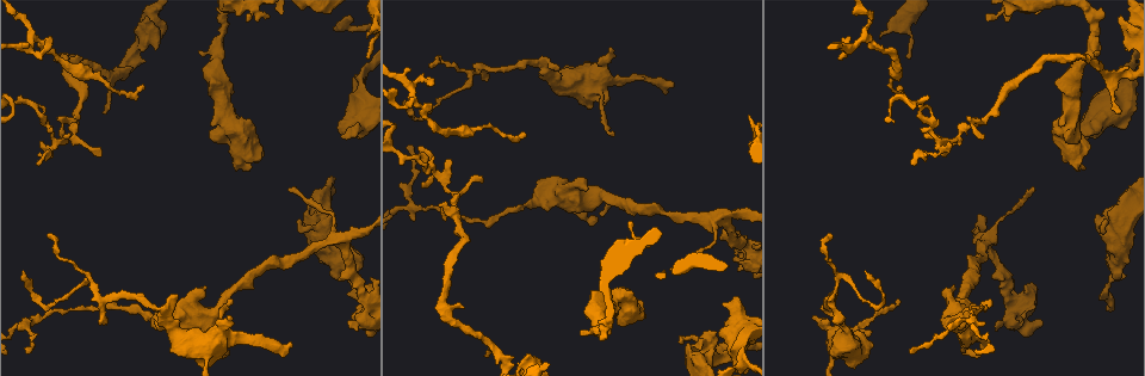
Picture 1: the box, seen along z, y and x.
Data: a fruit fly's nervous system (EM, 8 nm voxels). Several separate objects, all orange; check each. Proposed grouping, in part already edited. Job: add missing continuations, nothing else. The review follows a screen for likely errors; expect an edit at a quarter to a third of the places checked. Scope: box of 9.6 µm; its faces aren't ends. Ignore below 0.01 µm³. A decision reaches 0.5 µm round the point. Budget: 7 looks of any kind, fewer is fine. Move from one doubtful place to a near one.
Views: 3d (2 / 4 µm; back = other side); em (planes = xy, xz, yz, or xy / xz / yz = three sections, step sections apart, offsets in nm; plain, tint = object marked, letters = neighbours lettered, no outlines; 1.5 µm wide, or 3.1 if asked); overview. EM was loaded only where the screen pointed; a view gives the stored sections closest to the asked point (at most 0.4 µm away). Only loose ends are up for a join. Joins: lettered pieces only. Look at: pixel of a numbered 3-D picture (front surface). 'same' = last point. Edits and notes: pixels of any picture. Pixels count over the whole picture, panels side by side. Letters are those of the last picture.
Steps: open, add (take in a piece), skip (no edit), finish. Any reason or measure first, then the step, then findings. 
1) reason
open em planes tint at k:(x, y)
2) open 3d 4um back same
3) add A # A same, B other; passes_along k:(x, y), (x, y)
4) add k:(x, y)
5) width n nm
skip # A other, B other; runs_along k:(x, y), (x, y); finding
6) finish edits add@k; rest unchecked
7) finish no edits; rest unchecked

thin end
open 3d 2um at 1:(851, 39)

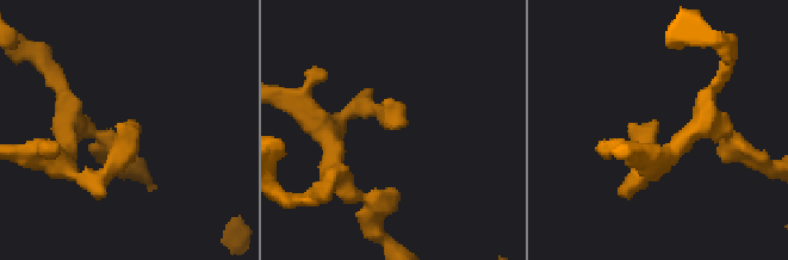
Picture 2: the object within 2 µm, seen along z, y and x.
shape alone is not enough
open em planes letters at 2:(657, 125)

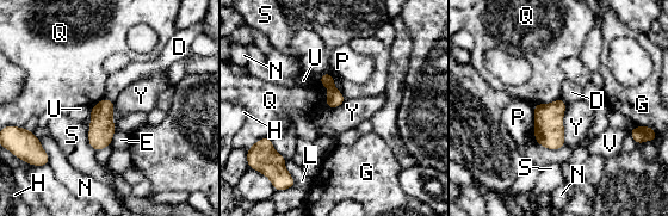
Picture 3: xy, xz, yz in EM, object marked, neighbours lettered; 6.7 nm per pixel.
skip # D other, E other, G other, H other, L other, N other, P other, Q other, S other, U other, V other, Y other; border 3:(567, 104), (563, 117), (564, 143); no lettered piece goes on from it

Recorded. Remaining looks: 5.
branch stops here
open 3d 2um at 1:(49, 237)

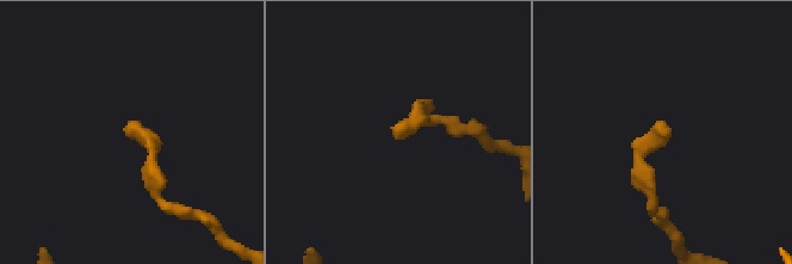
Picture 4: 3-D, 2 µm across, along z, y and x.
open em planes letters at 4:(396, 136)

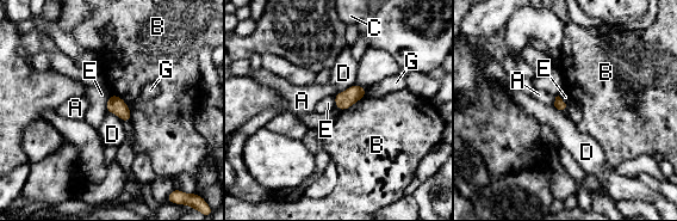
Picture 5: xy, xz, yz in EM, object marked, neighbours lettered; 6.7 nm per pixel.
skip # A other, B other, C other, D other, E other, G other; border 5:(110, 93), (106, 111); no lettered piece goes on from it

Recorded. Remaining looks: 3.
an open end
open 3d 2um back at 1:(230, 317)

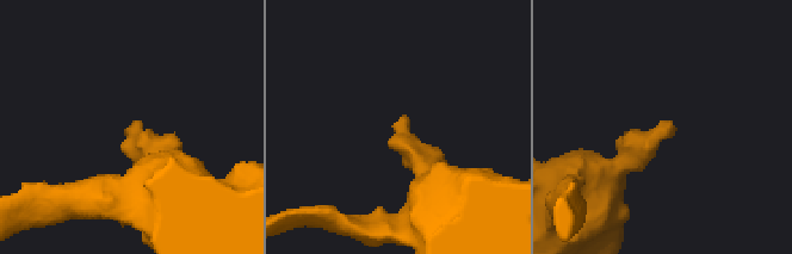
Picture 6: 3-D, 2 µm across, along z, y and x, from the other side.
open em planes letters at 6:(672, 126)

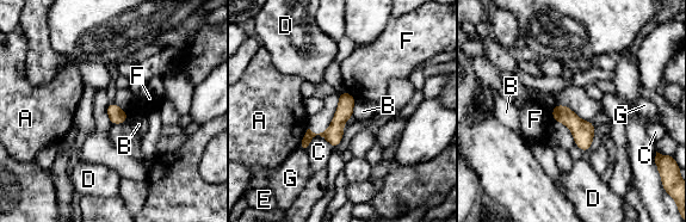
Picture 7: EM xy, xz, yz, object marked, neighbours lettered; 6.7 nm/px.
longest_contact C 180 nm
skip # A other, B other, C other, D other, E other, F other, G other; runs_along 7:(352, 100), (327, 134), (314, 134), (303, 146); none of them fits

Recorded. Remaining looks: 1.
finish no edits; rest unchecked

